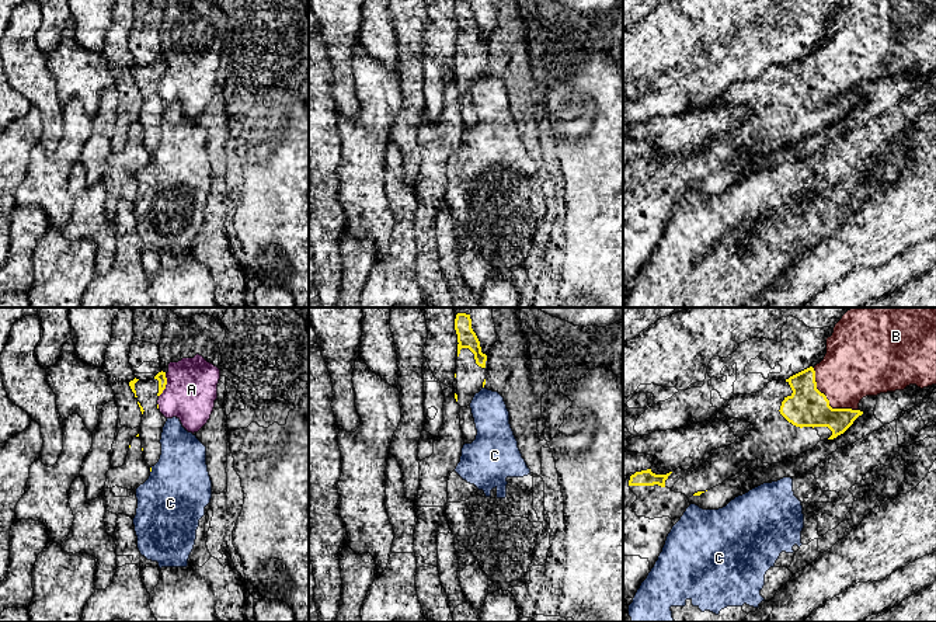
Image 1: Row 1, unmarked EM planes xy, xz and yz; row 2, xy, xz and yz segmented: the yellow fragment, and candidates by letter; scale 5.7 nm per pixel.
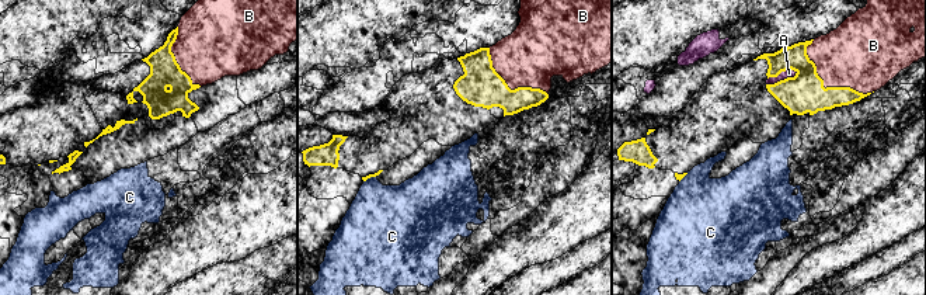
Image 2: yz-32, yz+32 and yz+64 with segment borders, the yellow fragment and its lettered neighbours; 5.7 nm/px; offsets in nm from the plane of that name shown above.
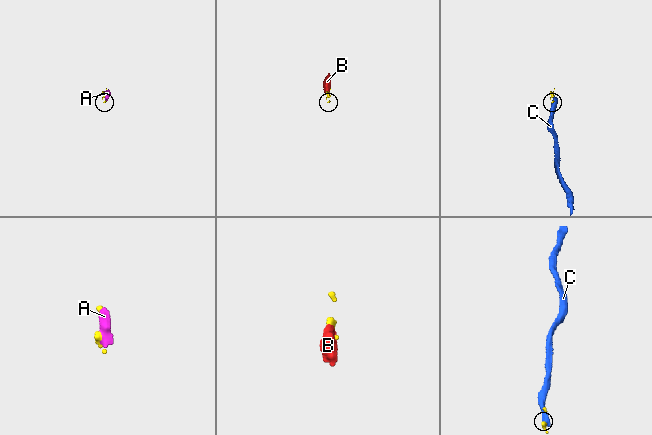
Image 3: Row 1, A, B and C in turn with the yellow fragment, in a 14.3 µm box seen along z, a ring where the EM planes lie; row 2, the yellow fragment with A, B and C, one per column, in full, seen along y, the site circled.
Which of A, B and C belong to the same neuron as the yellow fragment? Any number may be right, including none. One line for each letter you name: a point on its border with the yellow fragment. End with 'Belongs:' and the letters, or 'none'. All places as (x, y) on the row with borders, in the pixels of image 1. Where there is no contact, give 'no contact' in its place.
B: yz (828, 400)
Belongs: B

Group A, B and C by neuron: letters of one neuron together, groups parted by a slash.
A / B / C

